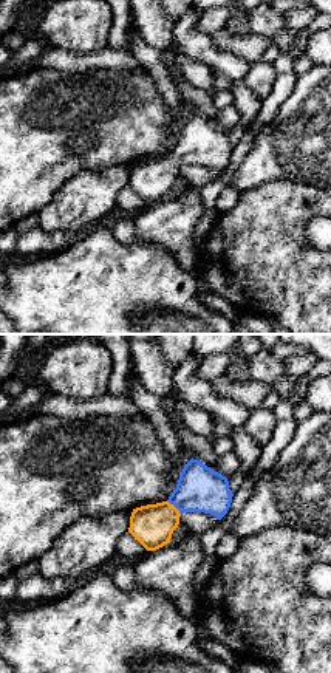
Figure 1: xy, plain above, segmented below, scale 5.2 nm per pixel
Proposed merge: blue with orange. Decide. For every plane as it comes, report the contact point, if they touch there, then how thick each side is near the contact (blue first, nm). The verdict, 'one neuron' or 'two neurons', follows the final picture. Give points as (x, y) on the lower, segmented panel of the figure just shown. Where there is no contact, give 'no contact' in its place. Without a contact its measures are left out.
contact (175, 506); calibres 240 and 220 nm

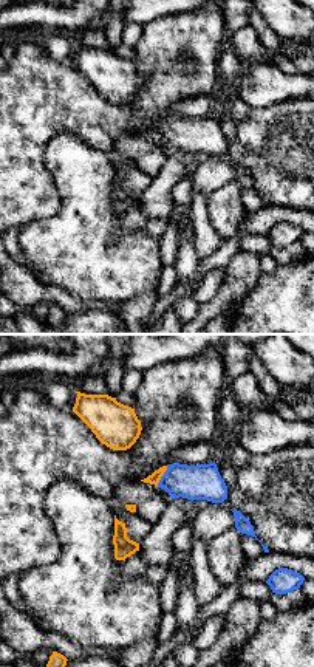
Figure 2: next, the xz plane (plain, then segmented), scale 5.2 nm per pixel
contact (163, 475); calibres 190 and 60 nm

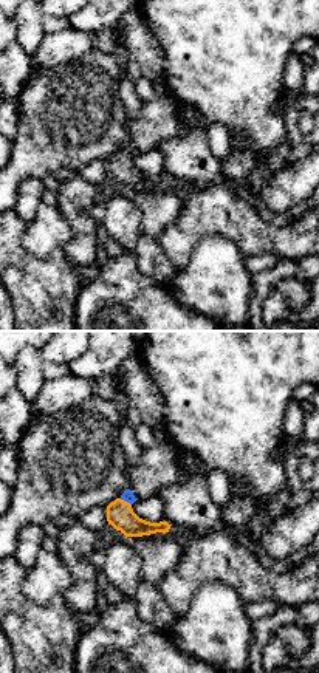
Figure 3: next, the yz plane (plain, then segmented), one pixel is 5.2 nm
contact (126, 500); calibres 60 and 140 nm

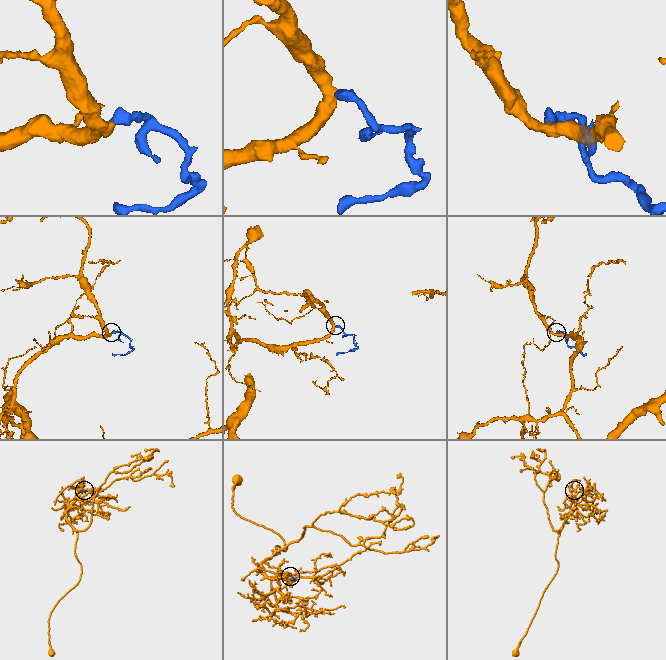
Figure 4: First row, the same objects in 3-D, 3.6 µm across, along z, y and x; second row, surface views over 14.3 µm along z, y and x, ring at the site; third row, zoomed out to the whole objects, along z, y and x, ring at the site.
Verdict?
one neuron

